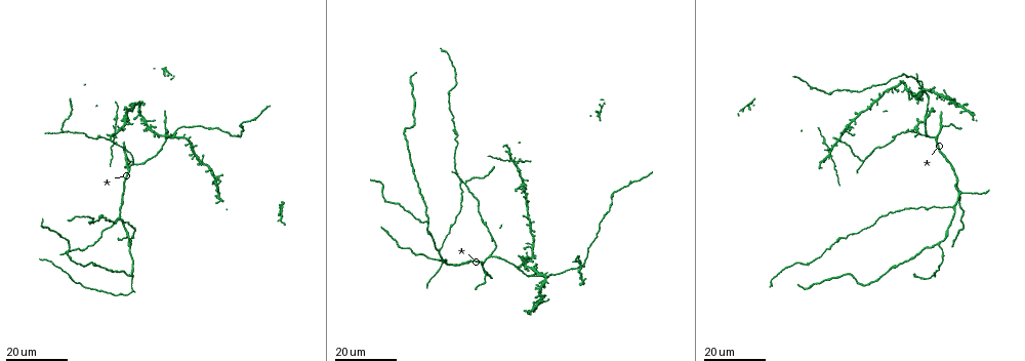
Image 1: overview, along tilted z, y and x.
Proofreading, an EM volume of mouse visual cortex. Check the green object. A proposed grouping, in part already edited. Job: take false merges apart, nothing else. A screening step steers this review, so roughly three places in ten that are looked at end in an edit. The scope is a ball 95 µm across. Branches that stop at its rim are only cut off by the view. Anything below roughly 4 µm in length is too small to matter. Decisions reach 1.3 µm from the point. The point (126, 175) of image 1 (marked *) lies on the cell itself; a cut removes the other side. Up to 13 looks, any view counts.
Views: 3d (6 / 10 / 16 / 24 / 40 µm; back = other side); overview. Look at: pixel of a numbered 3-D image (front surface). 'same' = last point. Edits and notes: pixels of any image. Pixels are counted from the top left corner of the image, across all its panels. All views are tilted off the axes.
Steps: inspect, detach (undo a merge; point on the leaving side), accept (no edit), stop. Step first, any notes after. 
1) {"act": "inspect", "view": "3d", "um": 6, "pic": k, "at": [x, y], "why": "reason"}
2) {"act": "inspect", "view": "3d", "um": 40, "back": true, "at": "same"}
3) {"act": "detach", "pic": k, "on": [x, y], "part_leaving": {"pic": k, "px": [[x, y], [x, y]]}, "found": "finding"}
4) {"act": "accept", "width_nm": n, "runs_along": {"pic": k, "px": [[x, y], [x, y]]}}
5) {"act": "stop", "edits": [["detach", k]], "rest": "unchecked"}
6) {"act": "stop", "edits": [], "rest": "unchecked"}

{"act": "inspect", "view": "3d", "um": 24, "pic": 1, "at": [489, 255]}

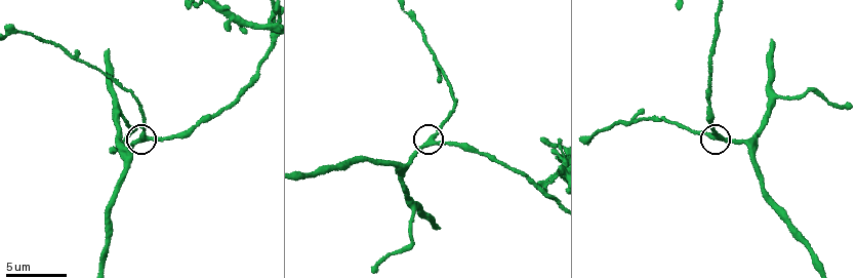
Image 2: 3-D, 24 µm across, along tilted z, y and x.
{"act": "inspect", "view": "3d", "um": 10, "pic": 2, "at": [145, 139]}

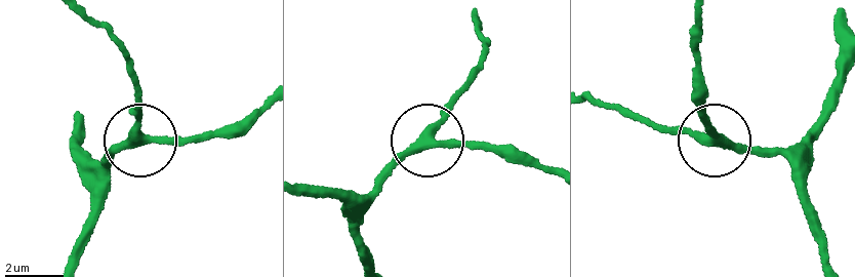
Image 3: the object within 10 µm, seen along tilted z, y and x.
{"act": "accept", "arms": 3, "runs_along": {"pic": 3, "px": [[823, 229], [795, 167], [648, 125]]}, "found": "all the same cell"}

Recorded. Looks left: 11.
{"act": "inspect", "view": "3d", "um": 16, "pic": 1, "at": [176, 132], "why": "two arms in line, one across"}

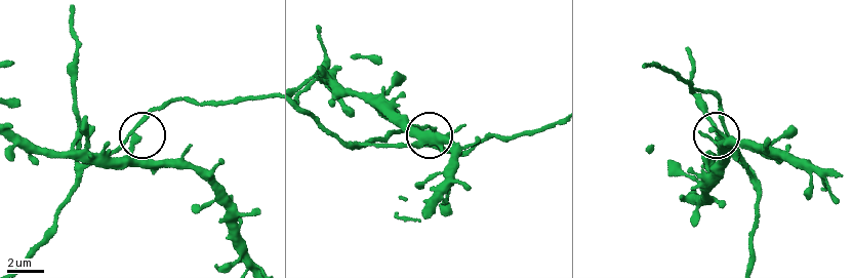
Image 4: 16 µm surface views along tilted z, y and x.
{"act": "inspect", "view": "3d", "um": 6, "pic": 4, "at": [721, 126], "why": "zoom in"}

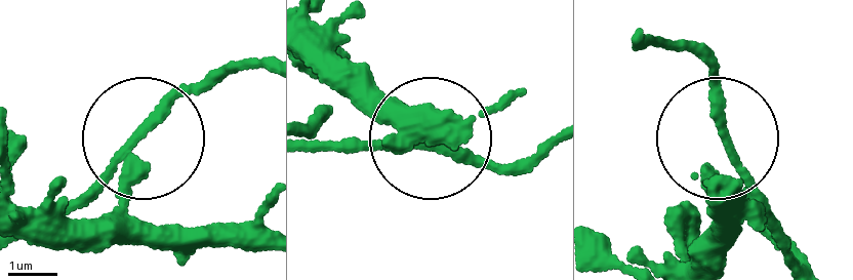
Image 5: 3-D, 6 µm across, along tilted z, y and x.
{"act": "accept", "runs_along": {"pic": 5, "px": [[786, 260], [722, 147], [708, 58], [691, 45]]}, "found": "continuous, no second cell"}

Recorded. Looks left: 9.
{"act": "inspect", "view": "3d", "um": 16, "pic": 2, "at": [635, 120], "why": "three arms meet"}

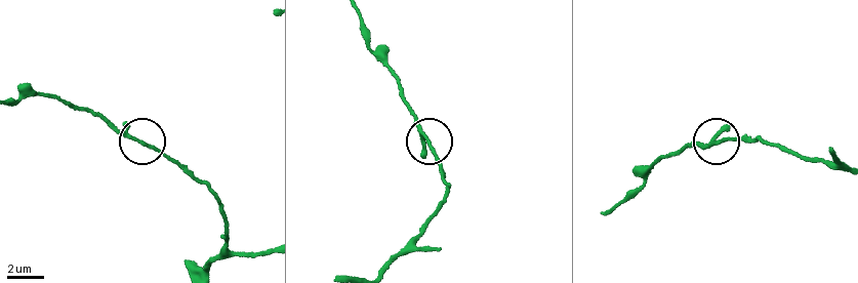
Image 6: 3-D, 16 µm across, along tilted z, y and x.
{"act": "inspect", "view": "3d", "um": 6, "pic": 6, "at": [138, 139]}

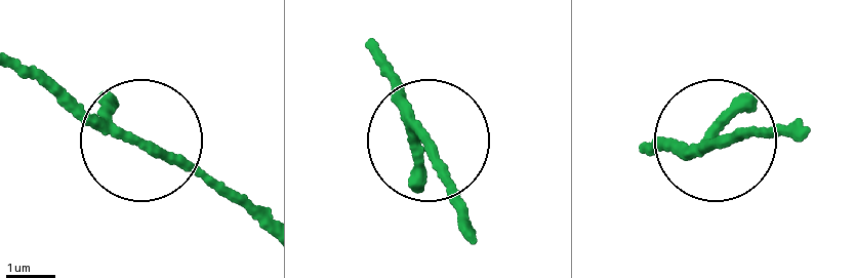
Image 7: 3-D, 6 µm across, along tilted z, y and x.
{"act": "accept", "runs_along": {"pic": 7, "px": [[256, 215], [48, 83]]}, "found": "one cell here"}

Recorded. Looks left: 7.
{"act": "inspect", "view": "3d", "um": 16, "pic": 2, "at": [777, 97], "why": "three-way junction"}

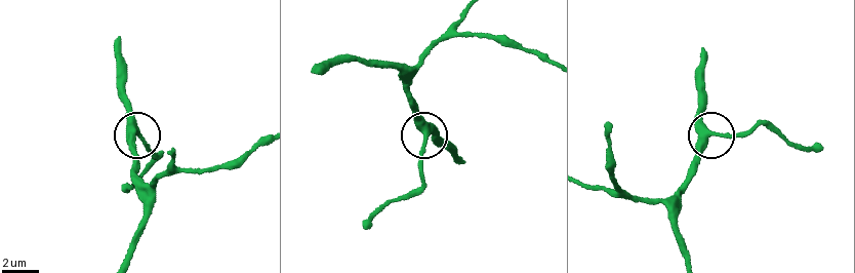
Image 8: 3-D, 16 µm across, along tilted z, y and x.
{"act": "accept", "side_arm_um": 6, "runs_along": {"pic": 8, "px": [[133, 237], [146, 188], [122, 83]]}, "found": "all the same cell"}

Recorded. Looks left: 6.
{"act": "inspect", "view": "3d", "um": 24, "pic": 1, "at": [961, 191], "why": "small branch off a trunk"}

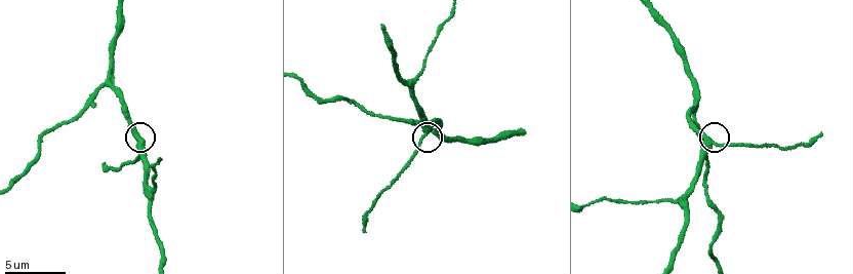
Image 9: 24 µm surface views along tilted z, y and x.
{"act": "inspect", "view": "3d", "um": 6, "pic": 9, "at": [711, 144]}

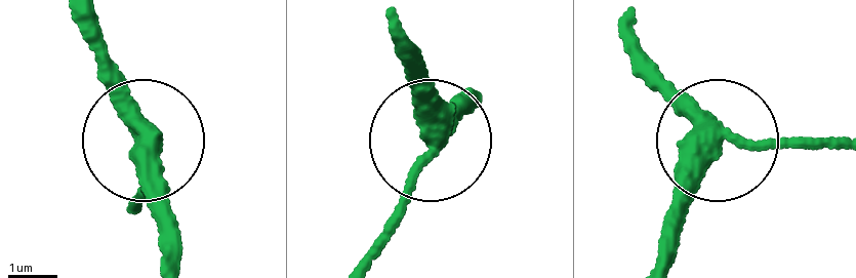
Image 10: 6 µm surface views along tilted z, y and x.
{"act": "accept", "side_arm_um": 11, "arms": 3, "found": "one cell here"}

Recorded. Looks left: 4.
{"act": "inspect", "view": "3d", "um": 16, "pic": 9, "at": [415, 77], "why": "thin arm on a thick one"}

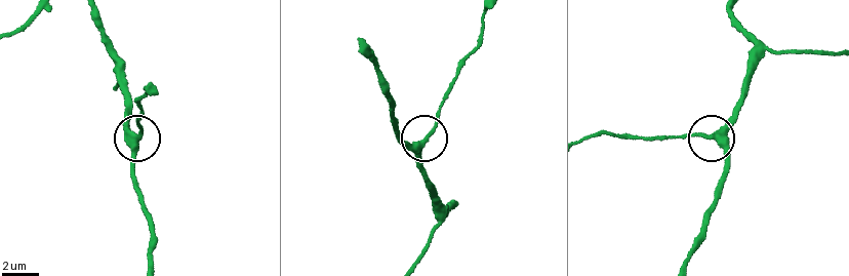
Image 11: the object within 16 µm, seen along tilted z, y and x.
{"act": "accept", "arms": 3, "found": "one cell here"}

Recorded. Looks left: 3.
{"act": "stop", "edits": [], "rest": "unchecked"}

